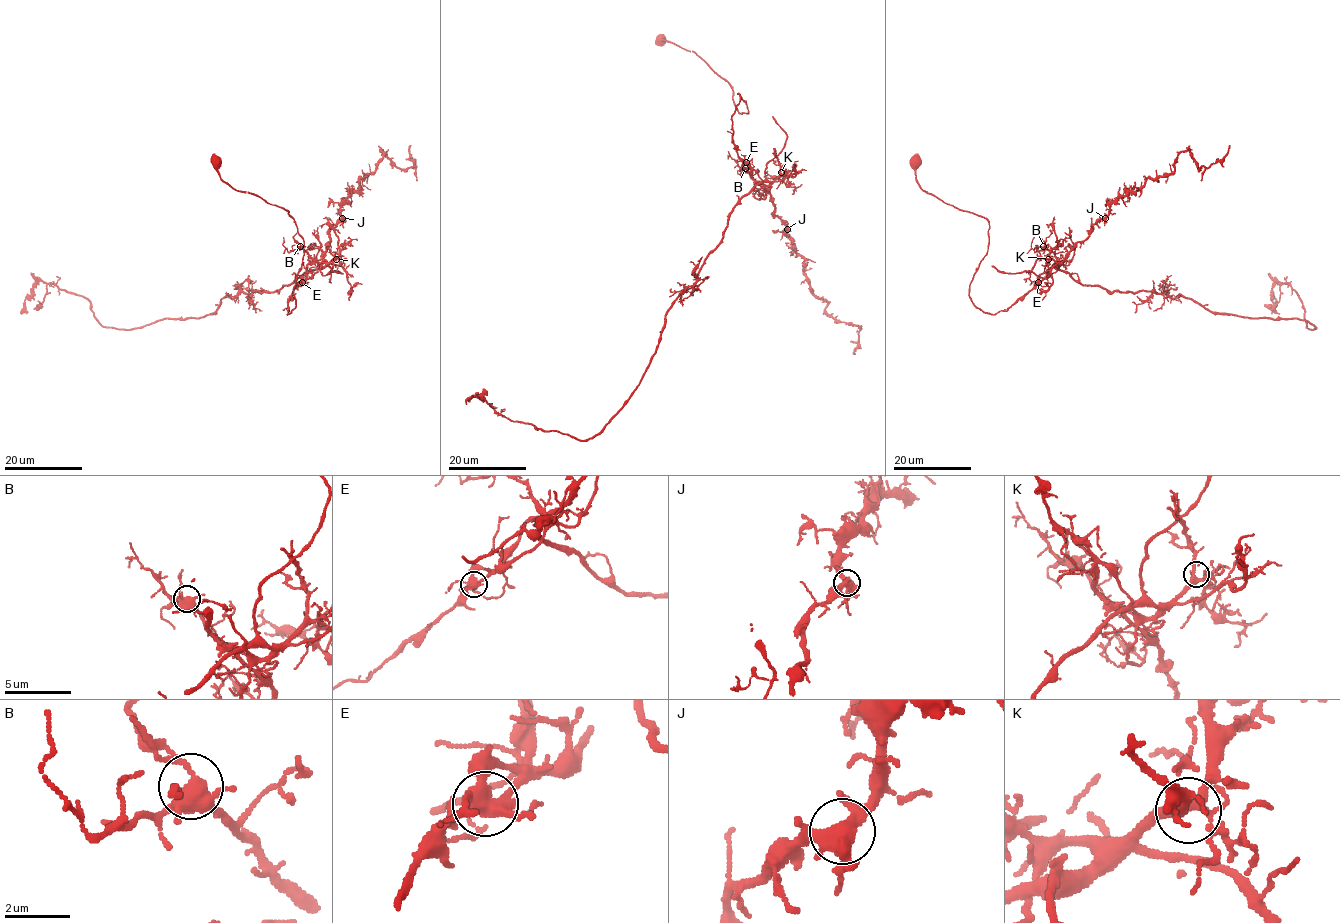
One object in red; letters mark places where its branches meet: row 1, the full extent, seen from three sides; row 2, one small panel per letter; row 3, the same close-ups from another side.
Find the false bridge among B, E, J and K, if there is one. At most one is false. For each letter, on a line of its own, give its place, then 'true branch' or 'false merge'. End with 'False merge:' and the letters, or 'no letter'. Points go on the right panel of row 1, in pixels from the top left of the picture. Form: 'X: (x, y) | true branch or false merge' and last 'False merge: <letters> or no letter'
B: (1043, 246) | true branch
E: (1038, 282) | false merge
J: (1105, 218) | true branch
K: (1048, 259) | true branch
False merge: E

